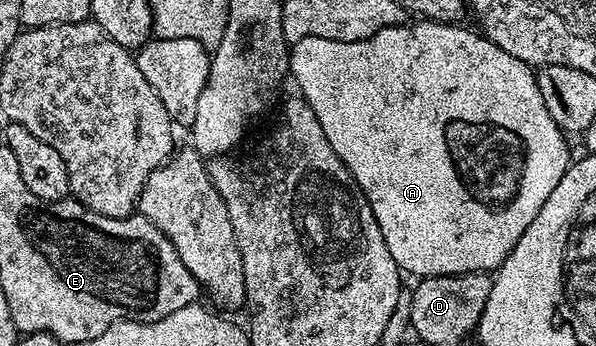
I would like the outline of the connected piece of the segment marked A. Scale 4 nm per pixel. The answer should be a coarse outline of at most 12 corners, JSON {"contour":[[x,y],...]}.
{"contour":[[432,21],[339,144],[417,279],[495,272],[570,165],[531,65]]}

